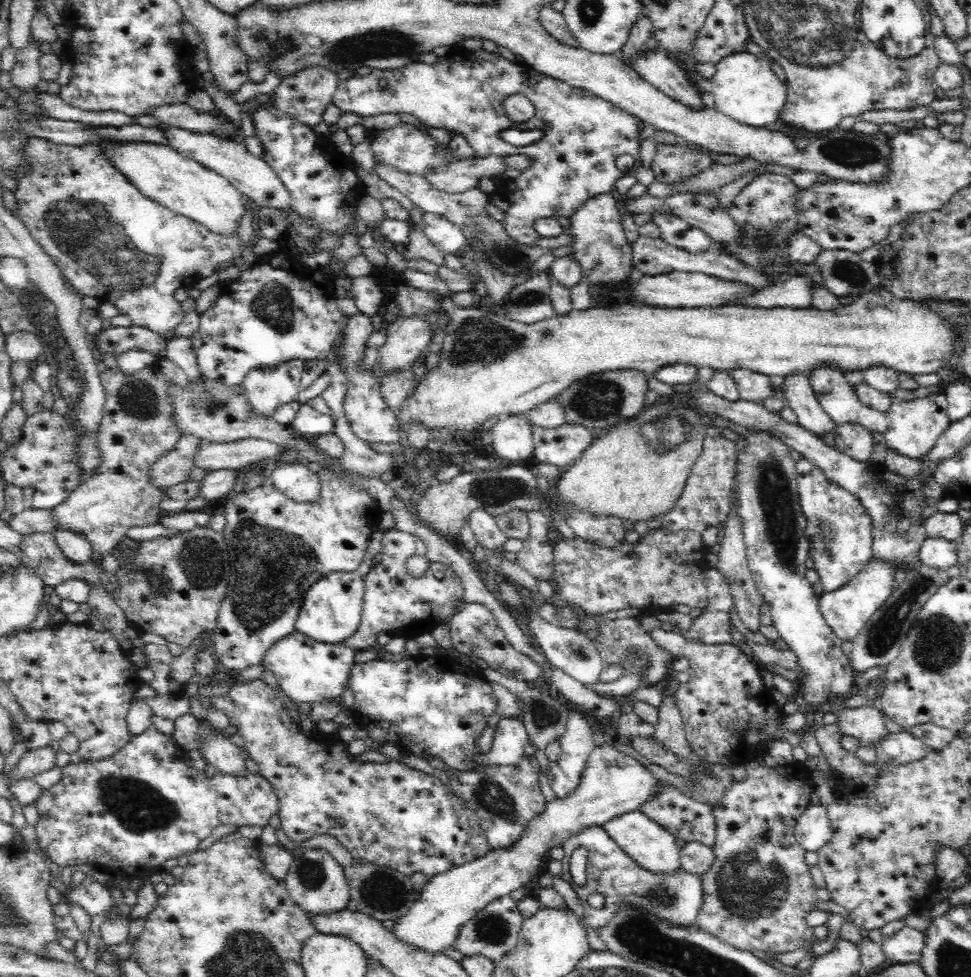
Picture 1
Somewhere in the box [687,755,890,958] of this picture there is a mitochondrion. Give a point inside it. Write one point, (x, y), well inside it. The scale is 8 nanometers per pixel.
(746, 886)

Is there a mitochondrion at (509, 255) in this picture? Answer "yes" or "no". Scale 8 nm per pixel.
yes

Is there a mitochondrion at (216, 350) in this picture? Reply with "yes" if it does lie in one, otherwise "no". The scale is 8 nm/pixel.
no

